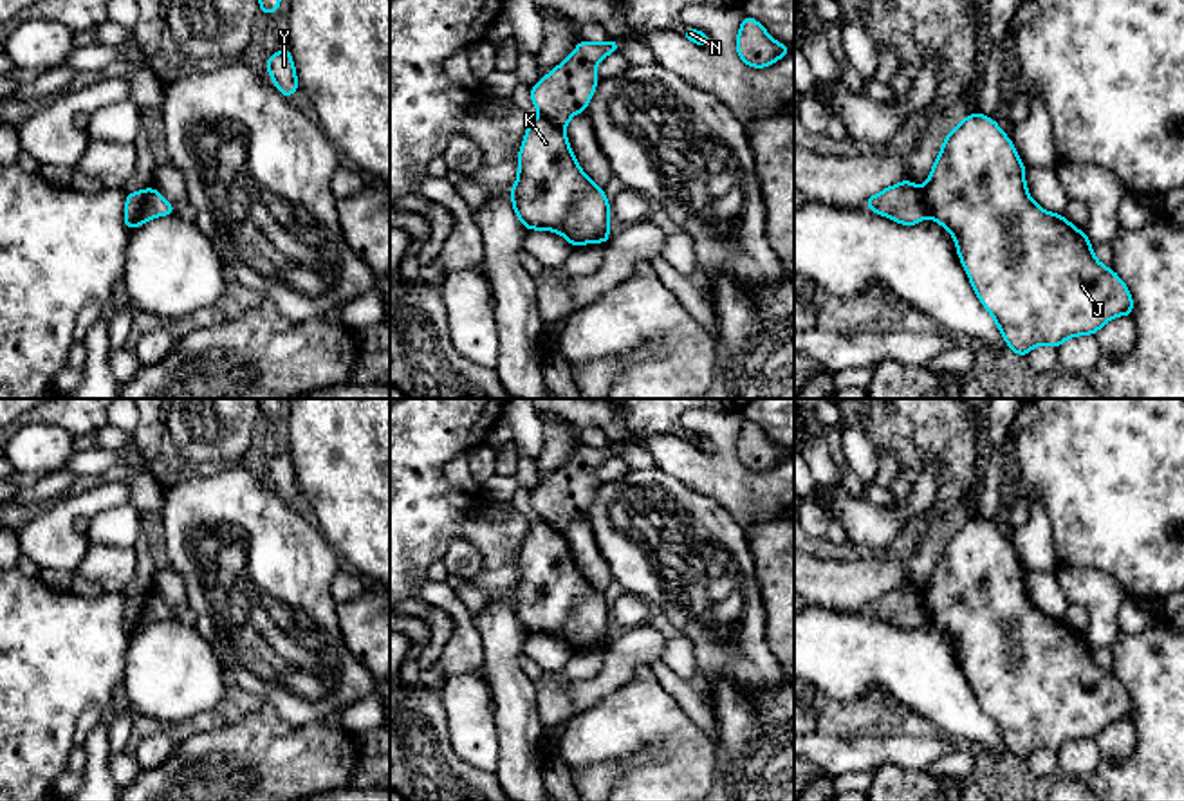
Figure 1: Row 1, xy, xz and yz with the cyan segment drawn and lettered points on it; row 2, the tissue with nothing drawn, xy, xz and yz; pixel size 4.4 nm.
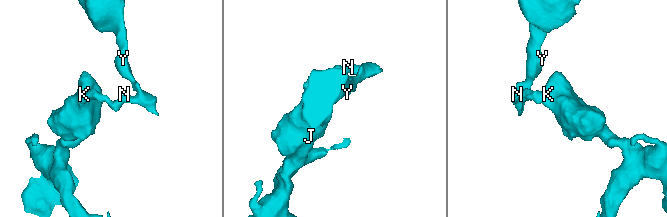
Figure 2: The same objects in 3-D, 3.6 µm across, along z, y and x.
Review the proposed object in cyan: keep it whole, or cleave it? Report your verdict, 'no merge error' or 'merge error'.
merge error

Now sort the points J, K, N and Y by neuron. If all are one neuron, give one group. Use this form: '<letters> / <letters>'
J K / N Y

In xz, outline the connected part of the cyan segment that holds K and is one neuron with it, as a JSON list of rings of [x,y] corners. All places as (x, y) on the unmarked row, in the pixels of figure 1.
[[[545,521],[529,525],[518,556],[518,583],[509,595],[516,621],[527,635],[547,633],[569,644],[574,651],[610,644],[610,608],[603,592],[579,572],[565,536]]]

